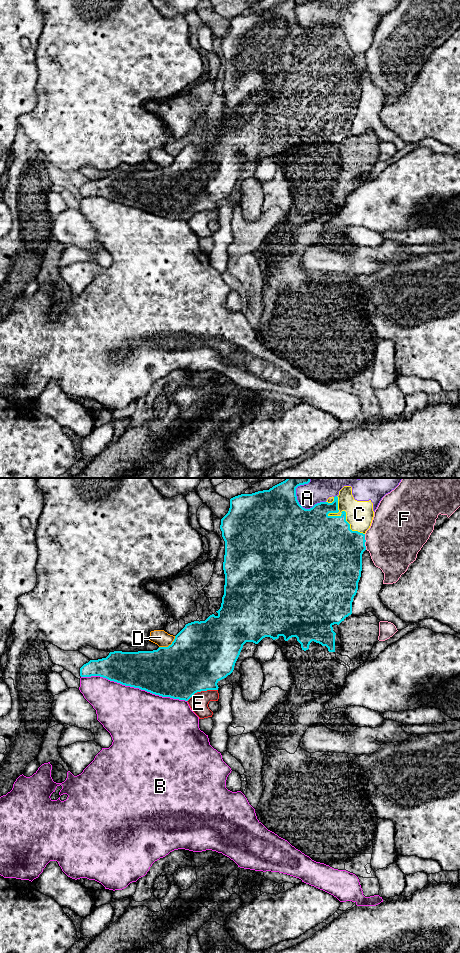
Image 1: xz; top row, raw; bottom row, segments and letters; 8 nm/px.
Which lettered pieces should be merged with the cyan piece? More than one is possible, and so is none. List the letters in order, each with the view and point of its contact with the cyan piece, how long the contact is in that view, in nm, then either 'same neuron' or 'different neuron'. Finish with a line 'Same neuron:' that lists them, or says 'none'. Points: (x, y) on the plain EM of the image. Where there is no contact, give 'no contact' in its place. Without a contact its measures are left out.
A: xz (304, 28) | 280 nm | different neuron
B: xz (134, 207) | 850 nm | different neuron
C: xz (345, 37) | 380 nm | different neuron
D: xz (169, 165) | 160 nm | different neuron
E: xz (202, 210) | 260 nm | different neuron
F: xz (365, 61) | 130 nm | different neuron
Same neuron: none

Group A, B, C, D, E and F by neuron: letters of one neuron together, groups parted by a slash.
A C / B / D / E / F

